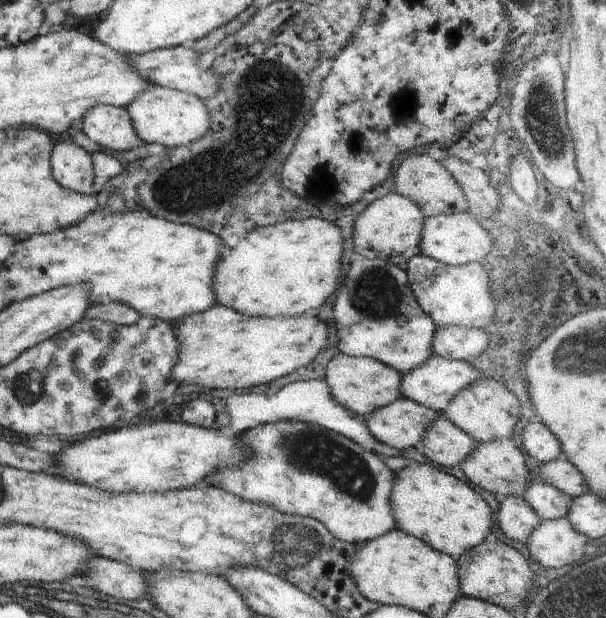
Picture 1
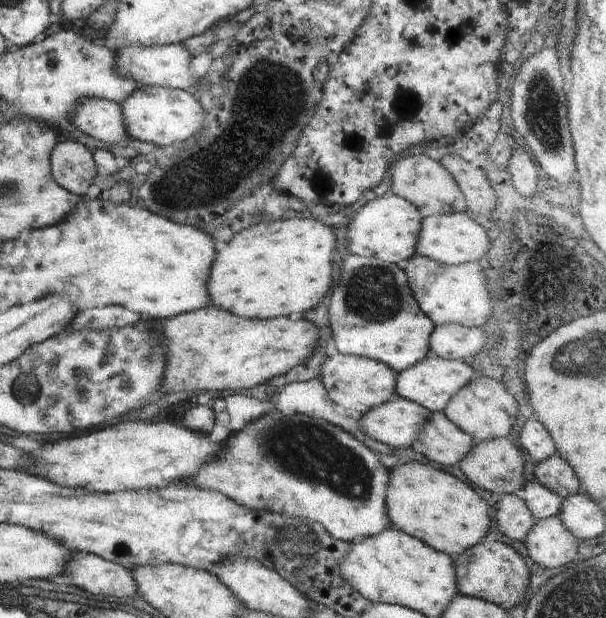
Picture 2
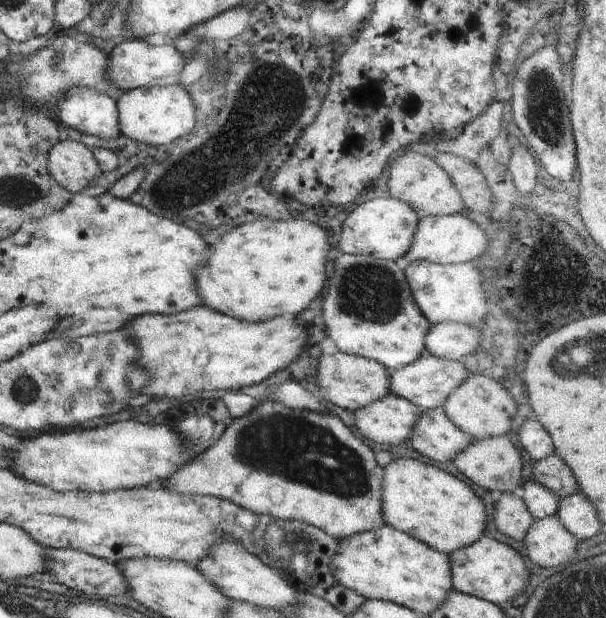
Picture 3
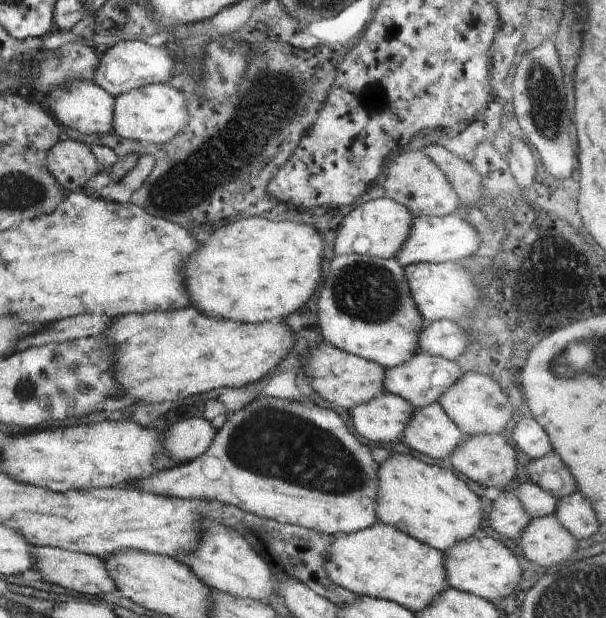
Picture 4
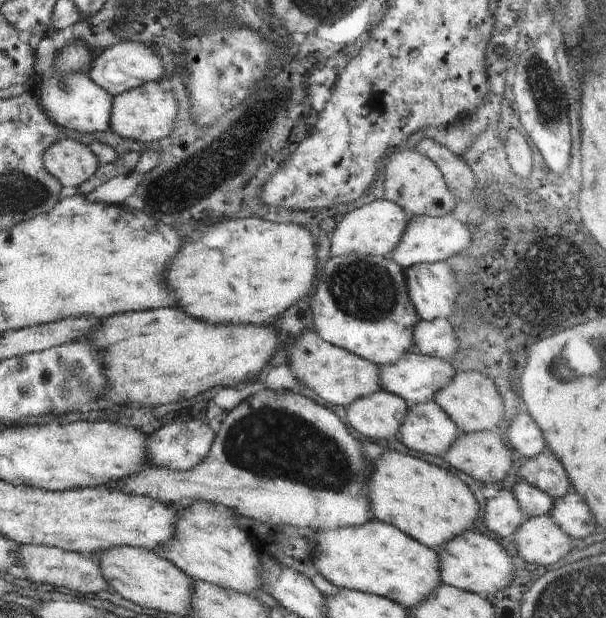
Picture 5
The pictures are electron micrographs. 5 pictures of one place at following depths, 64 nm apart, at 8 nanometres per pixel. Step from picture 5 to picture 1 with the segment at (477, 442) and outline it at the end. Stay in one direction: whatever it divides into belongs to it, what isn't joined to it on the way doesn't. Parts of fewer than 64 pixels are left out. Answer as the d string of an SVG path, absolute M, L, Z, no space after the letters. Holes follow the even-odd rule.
M512 438L479 443L467 456L464 462L460 464L466 478L474 486L487 489L488 492L496 494L500 499L512 495L523 496L526 487L535 480L534 474L526 467L525 455L522 454L522 450L516 446Z

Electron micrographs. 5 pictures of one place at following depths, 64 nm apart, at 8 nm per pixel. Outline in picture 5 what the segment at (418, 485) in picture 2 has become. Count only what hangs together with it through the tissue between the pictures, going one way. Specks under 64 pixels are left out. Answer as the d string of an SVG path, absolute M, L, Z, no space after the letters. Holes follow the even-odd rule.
M387 449L378 459L372 460L373 471L369 478L369 499L372 518L391 524L398 530L425 544L428 548L437 550L466 529L474 530L474 520L479 512L479 506L470 488L449 469L444 469L435 463L427 462L402 452Z

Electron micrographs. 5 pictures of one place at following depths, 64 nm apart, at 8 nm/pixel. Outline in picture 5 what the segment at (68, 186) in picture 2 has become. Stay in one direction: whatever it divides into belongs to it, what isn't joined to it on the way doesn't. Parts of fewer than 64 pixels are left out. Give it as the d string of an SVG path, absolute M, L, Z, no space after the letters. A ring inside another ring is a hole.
M69 137L58 139L45 150L43 165L62 186L72 188L78 188L100 167L88 145Z

